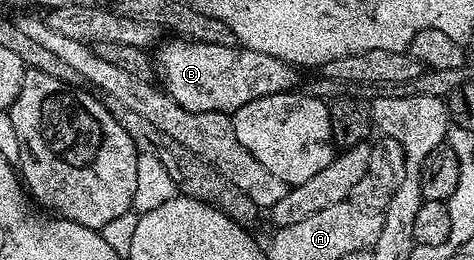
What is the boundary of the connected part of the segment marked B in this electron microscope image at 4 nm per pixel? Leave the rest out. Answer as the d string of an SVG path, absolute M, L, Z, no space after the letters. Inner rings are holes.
M178 37L168 38L160 42L153 51L153 67L159 73L158 82L167 96L181 109L193 113L213 113L221 111L234 113L241 105L249 105L249 101L257 101L261 97L269 97L286 91L294 92L299 83L300 68L293 63L286 63L277 57L269 57L269 53L257 53L253 49L236 45L213 45L212 43L192 43L190 39Z

